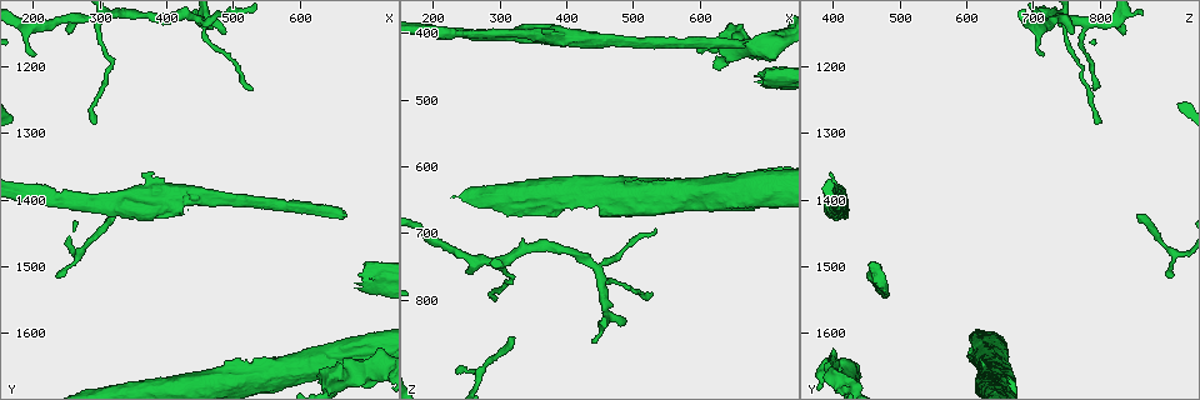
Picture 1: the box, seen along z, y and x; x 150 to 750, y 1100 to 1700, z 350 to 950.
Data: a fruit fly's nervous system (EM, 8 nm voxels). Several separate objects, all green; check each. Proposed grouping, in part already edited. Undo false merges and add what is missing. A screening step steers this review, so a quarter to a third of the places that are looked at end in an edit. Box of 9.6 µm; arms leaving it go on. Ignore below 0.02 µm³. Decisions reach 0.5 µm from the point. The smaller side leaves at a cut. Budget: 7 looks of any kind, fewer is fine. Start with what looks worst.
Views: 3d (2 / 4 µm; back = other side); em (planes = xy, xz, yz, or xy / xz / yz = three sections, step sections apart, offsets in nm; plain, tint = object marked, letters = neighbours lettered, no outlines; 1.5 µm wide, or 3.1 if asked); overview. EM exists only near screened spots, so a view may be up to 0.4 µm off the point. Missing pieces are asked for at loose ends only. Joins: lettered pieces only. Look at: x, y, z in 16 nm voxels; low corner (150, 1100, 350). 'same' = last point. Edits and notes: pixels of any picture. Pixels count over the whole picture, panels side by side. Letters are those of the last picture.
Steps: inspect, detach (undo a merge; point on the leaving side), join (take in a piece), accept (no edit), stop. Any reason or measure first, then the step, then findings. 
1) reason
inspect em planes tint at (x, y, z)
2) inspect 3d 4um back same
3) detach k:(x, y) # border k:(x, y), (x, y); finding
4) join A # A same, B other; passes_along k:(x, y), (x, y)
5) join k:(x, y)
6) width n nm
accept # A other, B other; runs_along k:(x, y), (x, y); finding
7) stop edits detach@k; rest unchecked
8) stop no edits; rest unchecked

end of a long branch
inspect em 3.1um planes letters at (670, 1425, 415)

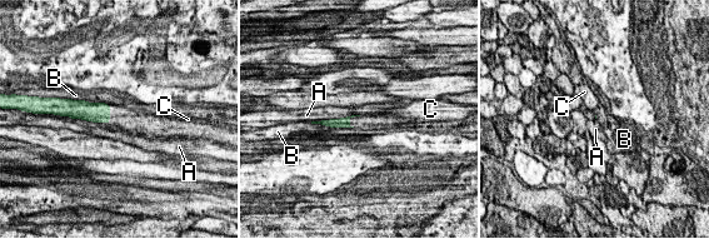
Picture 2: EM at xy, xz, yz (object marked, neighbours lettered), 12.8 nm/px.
accept # A other, B other, C other; border 2:(355, 114), (319, 119), (316, 122); no lettered piece goes on from it

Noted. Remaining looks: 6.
thick end
inspect 3d 2um back at (655, 1655, 395)

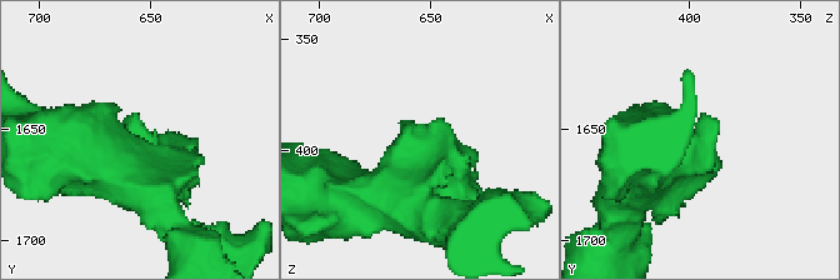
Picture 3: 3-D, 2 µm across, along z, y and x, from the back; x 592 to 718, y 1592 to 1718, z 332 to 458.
inspect em planes letters at (653, 1650, 397)

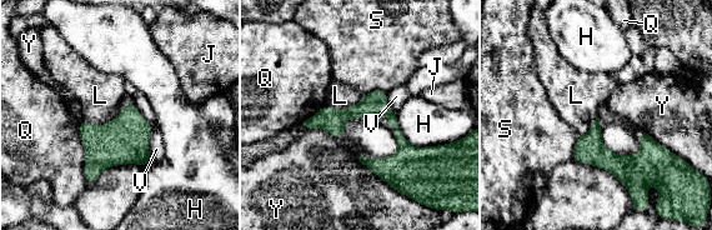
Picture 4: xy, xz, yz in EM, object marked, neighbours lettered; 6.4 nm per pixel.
accept # H other, J other, L other, Q other, S other, V other, Y other; border 4:(121, 108), (105, 124), (81, 119); none of them fits

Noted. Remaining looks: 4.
tapers out
inspect em xz step 4 tint at (525, 1230, 790)

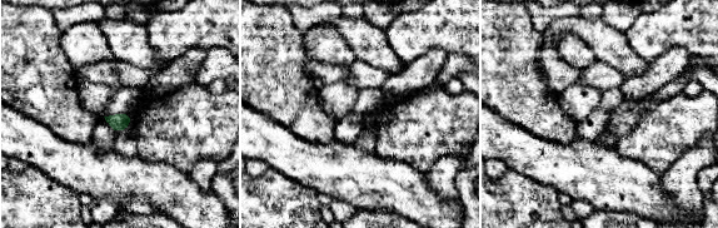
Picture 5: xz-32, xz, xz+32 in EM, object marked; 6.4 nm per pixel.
cut it another way
inspect em planes letters same

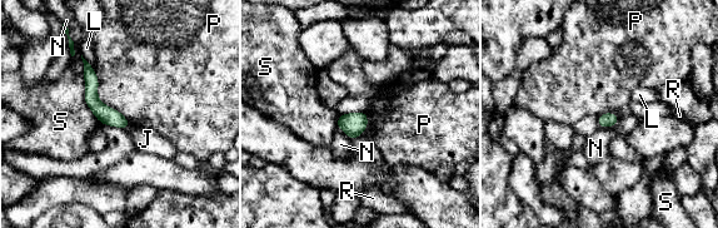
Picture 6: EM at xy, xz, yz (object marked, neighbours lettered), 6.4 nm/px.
accept # J other, L other, N other, P other, R other, S other; border 6:(93, 68), (98, 98), (131, 125); no lettered piece goes on from it

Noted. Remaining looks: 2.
stop no edits; rest unchecked

